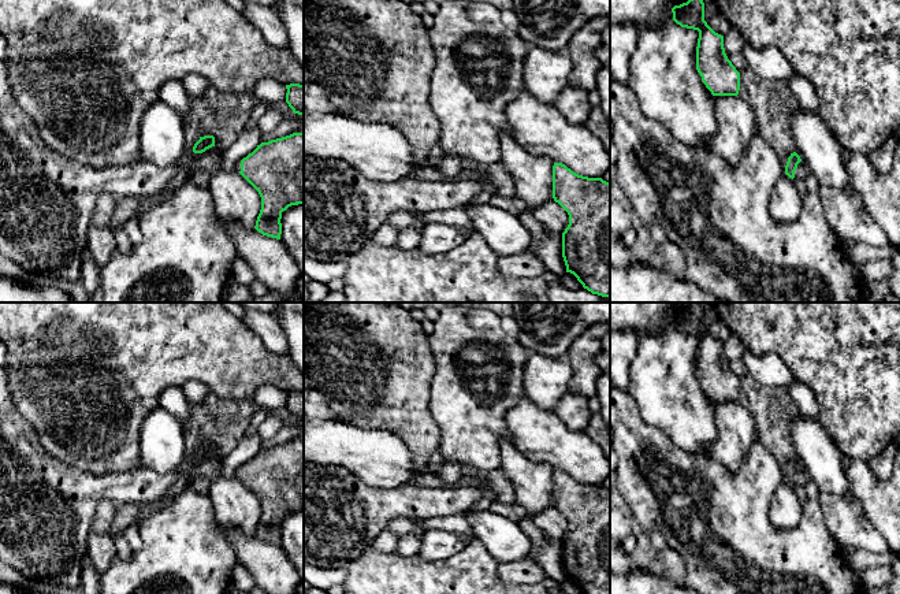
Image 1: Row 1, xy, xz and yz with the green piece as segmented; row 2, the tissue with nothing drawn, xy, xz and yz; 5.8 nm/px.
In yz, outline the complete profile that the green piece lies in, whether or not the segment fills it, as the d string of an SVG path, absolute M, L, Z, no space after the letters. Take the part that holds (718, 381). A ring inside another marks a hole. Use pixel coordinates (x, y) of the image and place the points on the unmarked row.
M693 302L687 309L672 315L673 327L681 334L699 338L696 376L713 402L737 402L740 379L728 365L724 342L715 339L704 327L704 309Z

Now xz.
M554 469L553 505L569 521L569 531L562 539L562 564L566 579L573 580L583 594L610 594L610 490L602 485L579 482L565 471Z

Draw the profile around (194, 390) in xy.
M196 379L185 382L182 389L189 404L201 404L209 391L207 385Z

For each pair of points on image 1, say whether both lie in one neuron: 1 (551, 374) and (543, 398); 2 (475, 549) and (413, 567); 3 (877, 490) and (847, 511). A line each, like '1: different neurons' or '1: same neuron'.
1: same neuron
2: same neuron
3: different neurons

